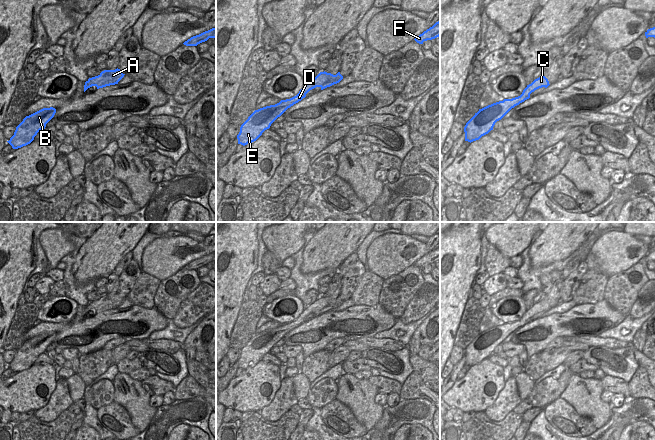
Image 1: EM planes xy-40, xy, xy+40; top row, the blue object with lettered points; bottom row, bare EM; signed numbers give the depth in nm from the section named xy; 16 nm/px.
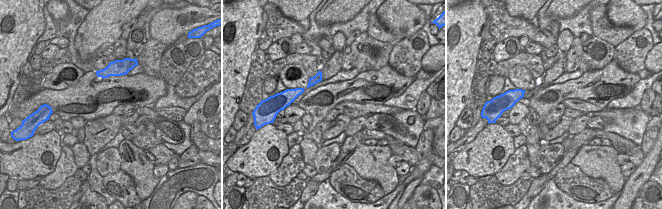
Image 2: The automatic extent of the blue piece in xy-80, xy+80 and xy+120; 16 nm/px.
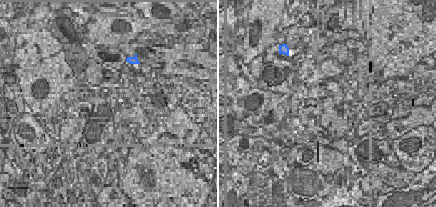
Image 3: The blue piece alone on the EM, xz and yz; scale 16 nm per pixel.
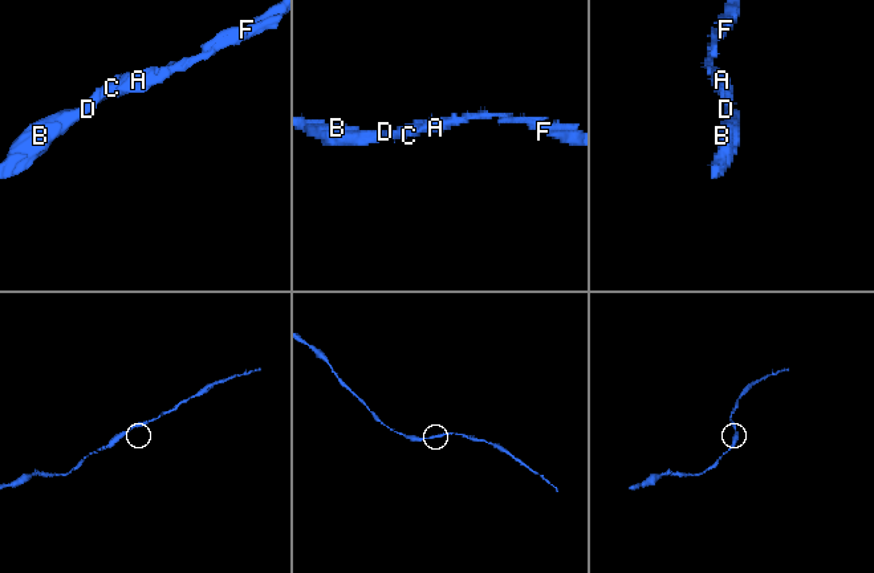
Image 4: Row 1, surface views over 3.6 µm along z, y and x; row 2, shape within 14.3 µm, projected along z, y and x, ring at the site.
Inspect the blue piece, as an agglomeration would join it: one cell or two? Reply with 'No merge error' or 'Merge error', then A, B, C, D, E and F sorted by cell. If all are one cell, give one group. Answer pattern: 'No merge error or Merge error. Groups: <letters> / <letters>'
No merge error. Groups: A B C D E F.

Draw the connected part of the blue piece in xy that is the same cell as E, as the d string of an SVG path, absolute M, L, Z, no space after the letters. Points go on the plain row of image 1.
M320 296L309 306L305 306L299 317L286 324L281 324L275 329L266 330L255 334L248 343L241 349L240 356L237 359L238 368L243 370L256 365L262 357L269 353L271 348L280 341L288 332L301 325L306 318L316 312L321 314L339 307L343 300L338 296L336 299L327 296Z

